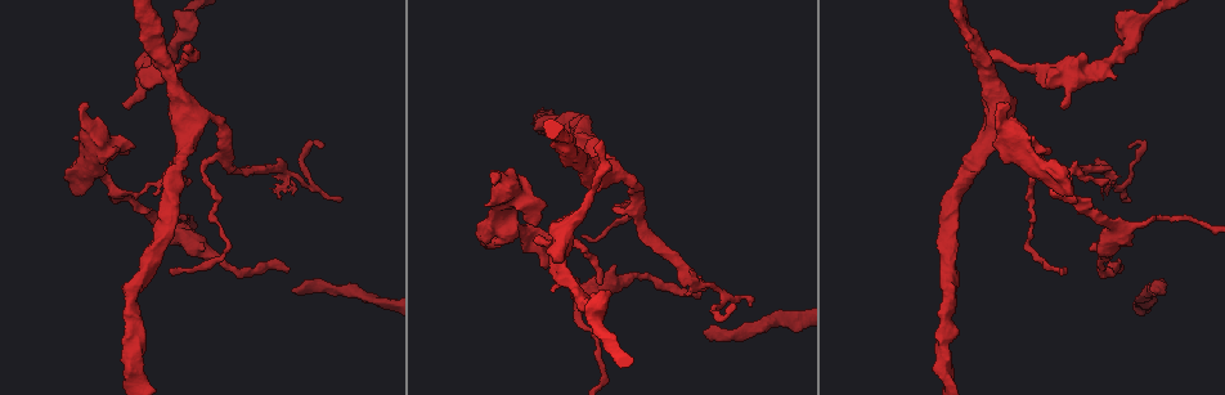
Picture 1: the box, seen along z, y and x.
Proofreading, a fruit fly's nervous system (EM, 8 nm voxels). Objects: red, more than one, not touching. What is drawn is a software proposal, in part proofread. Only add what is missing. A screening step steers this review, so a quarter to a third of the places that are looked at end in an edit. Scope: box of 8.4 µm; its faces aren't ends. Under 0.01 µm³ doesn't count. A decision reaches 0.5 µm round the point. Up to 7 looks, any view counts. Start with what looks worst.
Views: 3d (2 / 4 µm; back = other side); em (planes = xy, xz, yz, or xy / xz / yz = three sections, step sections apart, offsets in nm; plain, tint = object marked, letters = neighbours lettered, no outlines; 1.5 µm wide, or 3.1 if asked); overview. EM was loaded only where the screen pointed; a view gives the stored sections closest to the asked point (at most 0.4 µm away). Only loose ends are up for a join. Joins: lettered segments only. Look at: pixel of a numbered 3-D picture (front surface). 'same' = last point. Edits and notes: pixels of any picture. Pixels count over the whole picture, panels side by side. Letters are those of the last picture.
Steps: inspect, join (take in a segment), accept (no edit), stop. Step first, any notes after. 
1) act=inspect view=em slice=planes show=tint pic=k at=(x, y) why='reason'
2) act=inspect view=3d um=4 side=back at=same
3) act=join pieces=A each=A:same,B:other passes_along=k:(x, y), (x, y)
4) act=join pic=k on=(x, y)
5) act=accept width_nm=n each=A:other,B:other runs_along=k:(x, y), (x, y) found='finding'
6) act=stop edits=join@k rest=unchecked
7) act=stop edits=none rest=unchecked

act=inspect view=3d um=4 pic=1 at=(699, 294) why='long arm stops here'

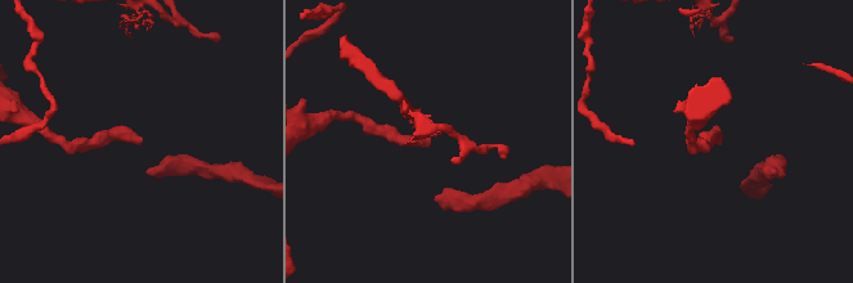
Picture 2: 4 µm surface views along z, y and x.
act=inspect view=em slice=planes show=tint pic=2 at=(141, 143) why='now the EM'

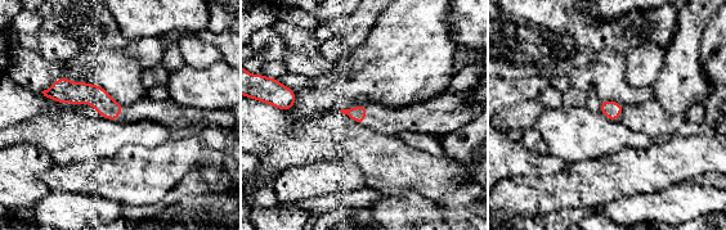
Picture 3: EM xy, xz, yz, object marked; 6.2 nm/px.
act=inspect view=em slice=planes show=letters at=same

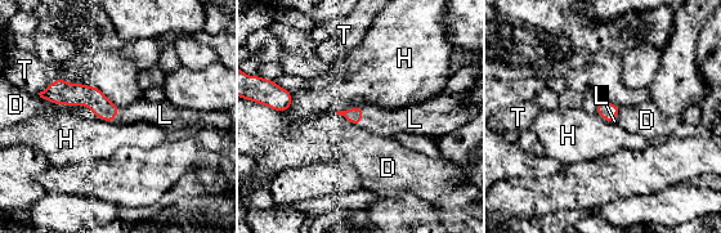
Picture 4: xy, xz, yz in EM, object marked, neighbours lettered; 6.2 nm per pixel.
act=join pieces=L longest_contact=D:400nm each=D:other,H:other,L:same,T:other found='it goes on there'

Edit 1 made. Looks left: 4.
act=inspect view=em slice=planes show=letters pic=1 at=(585, 234) why='branch stops here'

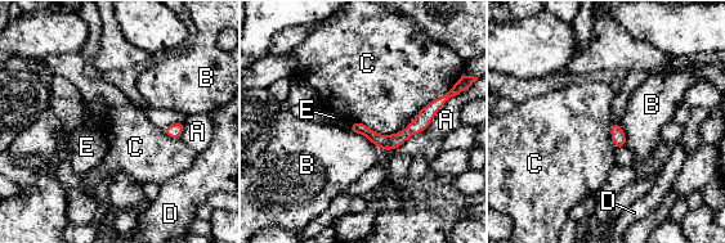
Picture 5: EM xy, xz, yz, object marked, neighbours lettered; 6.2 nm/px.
act=accept each=A:other,B:other,C:other,D:other,E:other border=5:(352, 121), (380, 134), (397, 131) found='no lettered segment goes on from it'

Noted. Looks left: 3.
act=inspect view=3d um=2 pic=1 at=(533, 240) why='an open end'

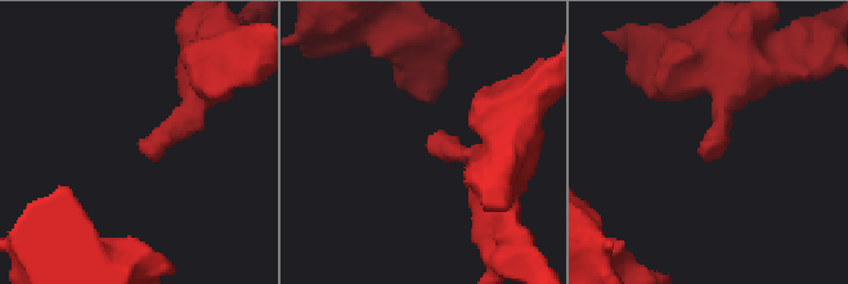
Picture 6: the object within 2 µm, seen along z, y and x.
act=inspect view=em slice=planes show=letters pic=6 at=(140, 142)

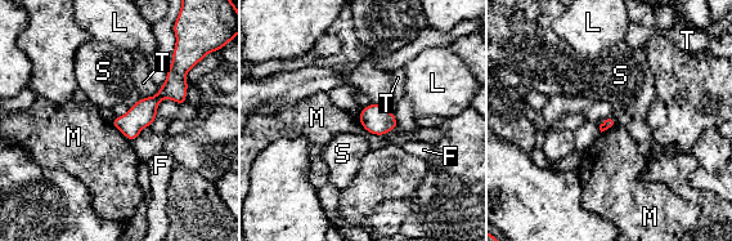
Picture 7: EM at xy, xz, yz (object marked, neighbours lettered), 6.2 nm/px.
act=accept longest_contact=M:180nm each=F:other,L:other,M:other,S:other,T:other border=7:(109, 123), (130, 142) found='none of them fits'

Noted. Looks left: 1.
act=stop edits=join@4 rest=unchecked

